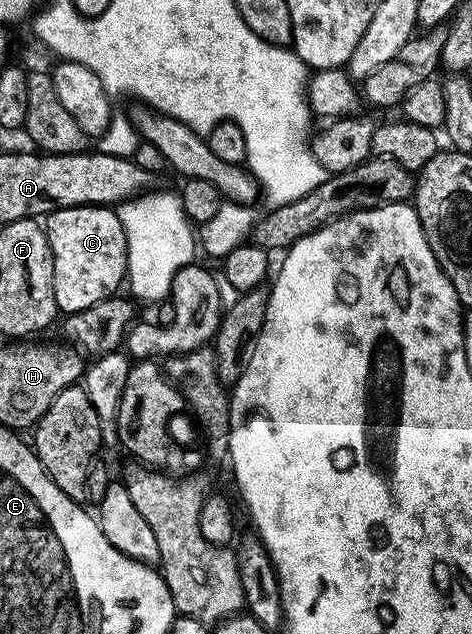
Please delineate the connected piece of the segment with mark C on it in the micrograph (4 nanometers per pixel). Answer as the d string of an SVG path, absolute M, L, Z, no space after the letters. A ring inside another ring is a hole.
M76 205L56 209L44 218L45 234L53 252L53 282L55 303L62 314L82 313L87 307L114 296L126 280L128 267L128 243L123 223L112 208L103 205Z

